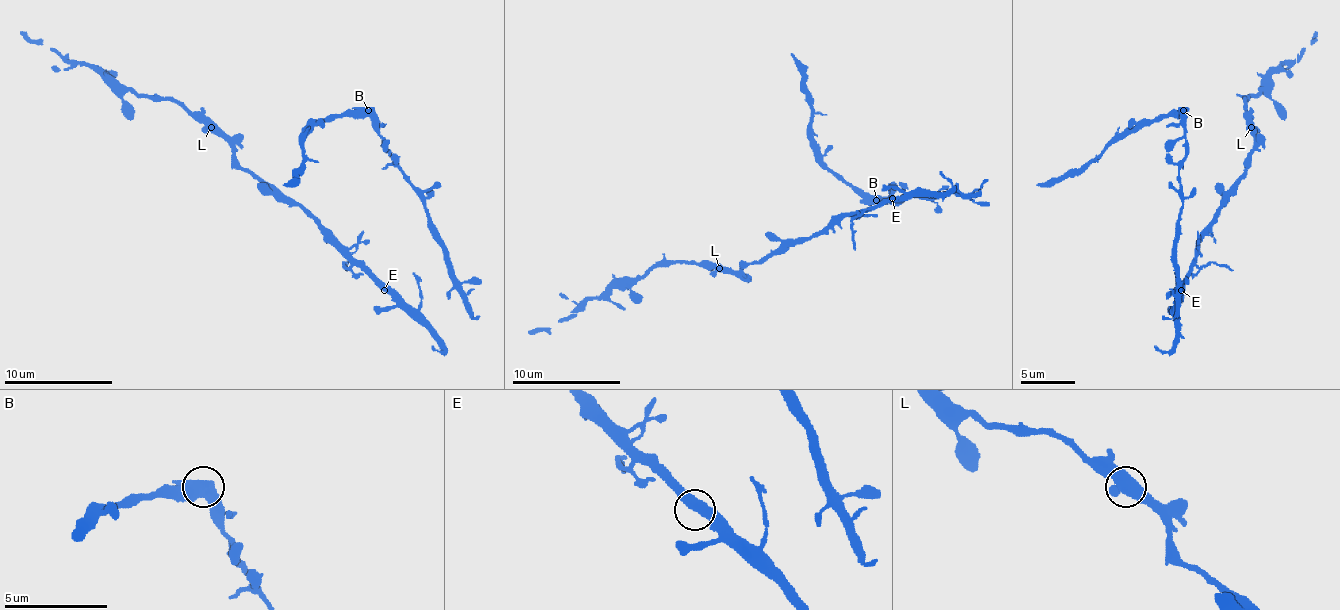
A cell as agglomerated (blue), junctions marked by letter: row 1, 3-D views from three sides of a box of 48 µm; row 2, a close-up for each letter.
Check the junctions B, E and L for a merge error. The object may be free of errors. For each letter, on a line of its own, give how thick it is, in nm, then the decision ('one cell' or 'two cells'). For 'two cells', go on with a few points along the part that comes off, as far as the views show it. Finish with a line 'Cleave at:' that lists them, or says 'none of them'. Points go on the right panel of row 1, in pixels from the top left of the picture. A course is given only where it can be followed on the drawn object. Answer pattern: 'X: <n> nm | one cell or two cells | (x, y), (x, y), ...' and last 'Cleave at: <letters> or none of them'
B: 600 nm | two cells | (1183, 111), (1159, 114), (1143, 127), (1118, 135), (1083, 165), (1037, 184)
E: 420 nm | one cell
L: 550 nm | one cell
Cleave at: B

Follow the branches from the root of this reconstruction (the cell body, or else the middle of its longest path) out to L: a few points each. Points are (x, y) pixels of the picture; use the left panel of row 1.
L: (386, 284), (378, 284), (297, 206), (278, 200), (238, 162), (235, 149), (211, 127)

